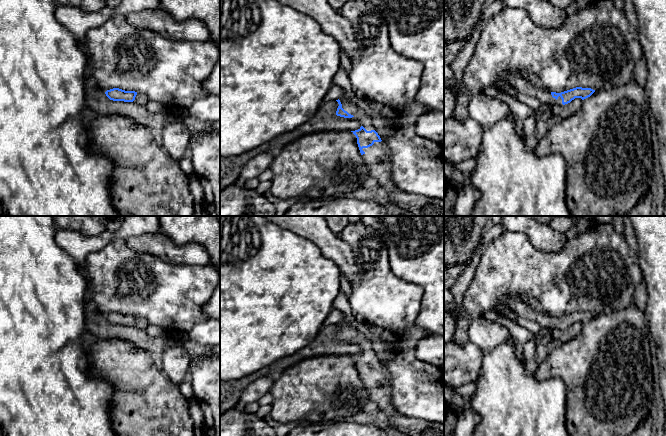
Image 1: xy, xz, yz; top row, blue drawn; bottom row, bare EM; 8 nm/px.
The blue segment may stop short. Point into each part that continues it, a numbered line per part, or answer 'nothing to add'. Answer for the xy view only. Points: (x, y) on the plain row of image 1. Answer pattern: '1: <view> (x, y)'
1: xy (140, 323)

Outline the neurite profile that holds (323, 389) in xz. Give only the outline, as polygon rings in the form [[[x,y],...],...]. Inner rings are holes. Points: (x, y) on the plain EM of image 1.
[[[322,355],[298,362],[274,379],[270,415],[283,424],[296,421],[334,423],[358,414],[370,401],[353,356]]]

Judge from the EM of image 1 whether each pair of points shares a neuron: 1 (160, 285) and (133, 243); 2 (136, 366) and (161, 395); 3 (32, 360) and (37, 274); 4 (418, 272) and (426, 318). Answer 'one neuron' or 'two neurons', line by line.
1: two neurons
2: one neuron
3: one neuron
4: one neuron

